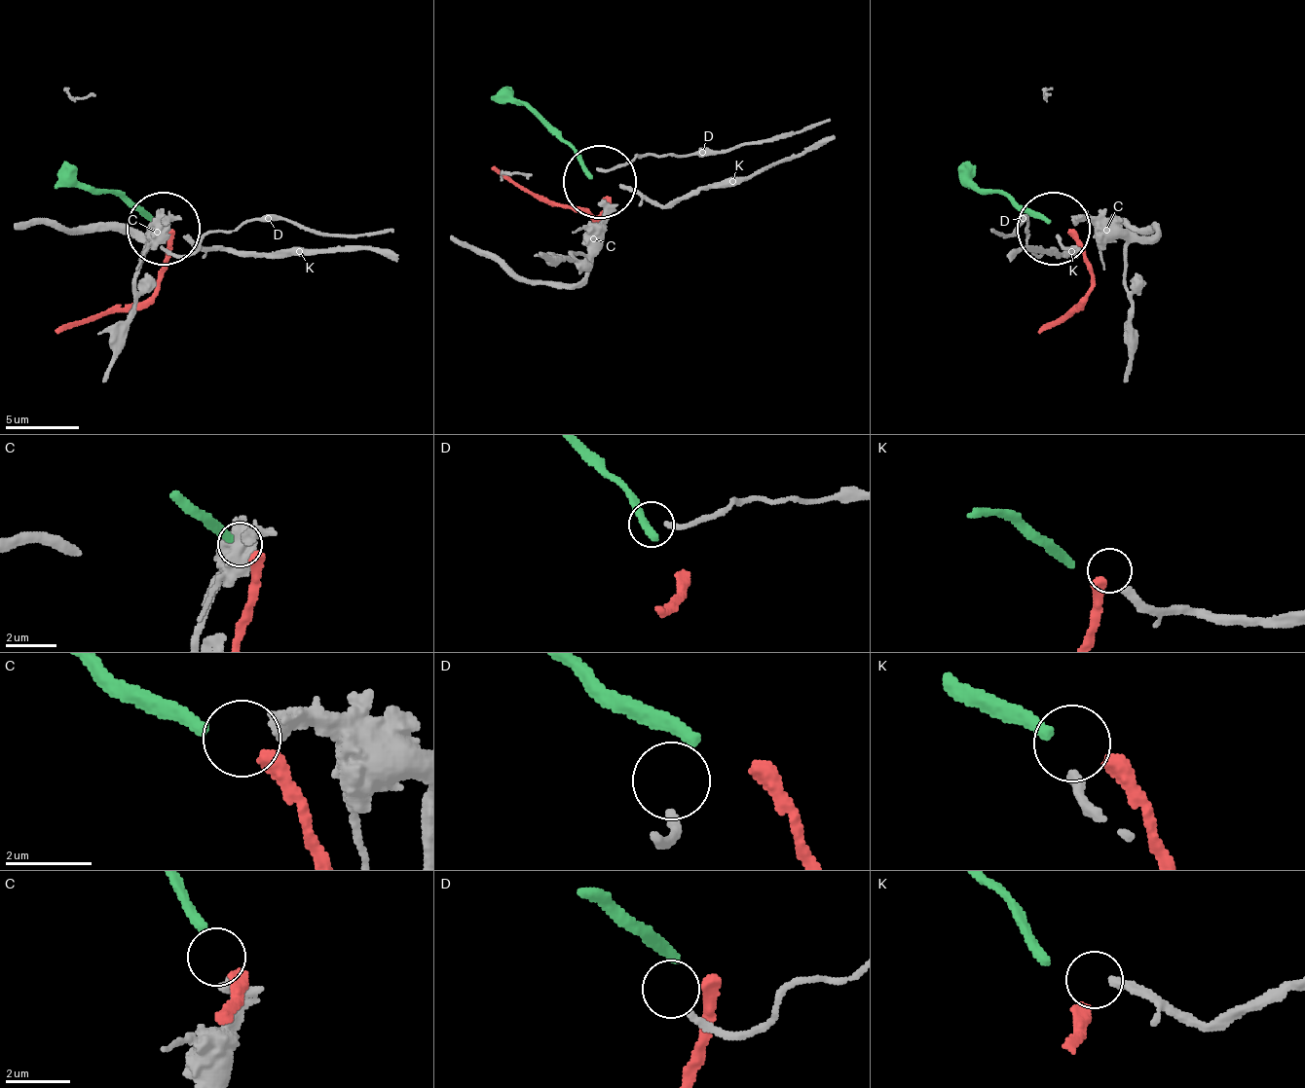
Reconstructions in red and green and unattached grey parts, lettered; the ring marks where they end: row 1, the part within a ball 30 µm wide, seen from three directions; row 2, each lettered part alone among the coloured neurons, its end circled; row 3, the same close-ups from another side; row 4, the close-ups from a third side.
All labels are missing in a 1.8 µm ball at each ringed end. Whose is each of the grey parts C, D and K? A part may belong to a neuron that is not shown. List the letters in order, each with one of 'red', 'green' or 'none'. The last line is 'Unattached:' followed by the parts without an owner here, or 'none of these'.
C: green
D: none
K: red
Unattached: D

